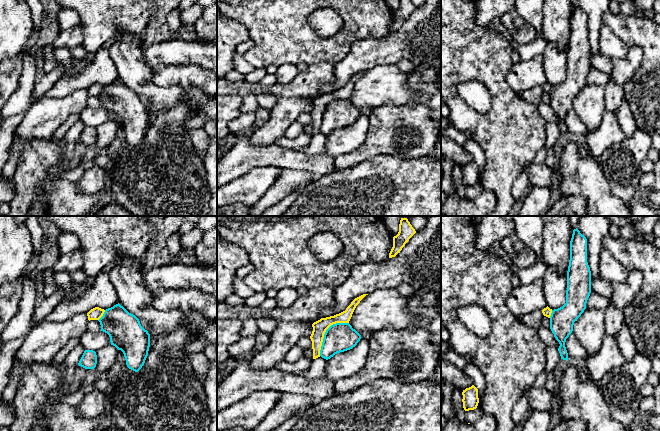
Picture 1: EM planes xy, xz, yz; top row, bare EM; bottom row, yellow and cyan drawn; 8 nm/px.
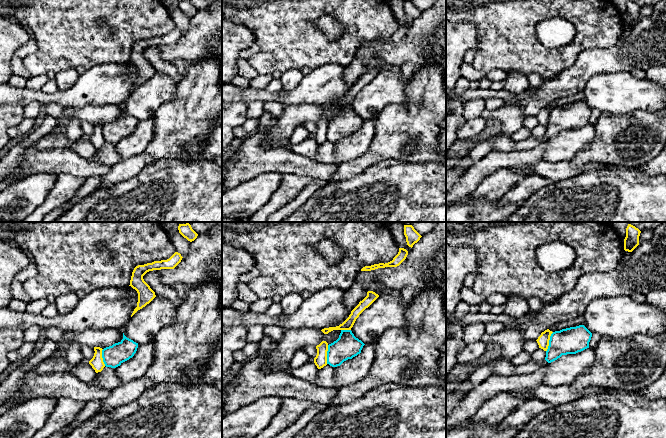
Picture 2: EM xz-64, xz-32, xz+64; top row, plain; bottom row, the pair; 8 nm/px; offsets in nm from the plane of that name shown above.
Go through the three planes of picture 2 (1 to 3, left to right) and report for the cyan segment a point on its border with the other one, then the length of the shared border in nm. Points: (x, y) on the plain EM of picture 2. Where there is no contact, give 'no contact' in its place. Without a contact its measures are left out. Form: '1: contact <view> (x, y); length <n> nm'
1: contact xz-64 (101, 133); length 140 nm
2: contact xz-32 (326, 130); length 150 nm
3: contact xz+64 (548, 118); length 170 nm

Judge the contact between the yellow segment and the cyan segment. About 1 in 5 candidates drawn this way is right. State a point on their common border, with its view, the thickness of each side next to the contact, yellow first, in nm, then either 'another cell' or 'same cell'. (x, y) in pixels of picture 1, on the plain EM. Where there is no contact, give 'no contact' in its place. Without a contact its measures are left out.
contact xz (325, 107); calibres 110 and 240 nm; another cell

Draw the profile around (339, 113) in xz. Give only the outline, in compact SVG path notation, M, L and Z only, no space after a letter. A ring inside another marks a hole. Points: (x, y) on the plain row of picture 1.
M336 99L325 108L320 132L326 136L335 130L352 125L360 117L361 111L349 99Z

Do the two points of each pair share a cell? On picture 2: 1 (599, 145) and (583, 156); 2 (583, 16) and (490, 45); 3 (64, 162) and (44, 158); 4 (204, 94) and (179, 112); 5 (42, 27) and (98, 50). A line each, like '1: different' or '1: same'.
1: same
2: same
3: same
4: same
5: same

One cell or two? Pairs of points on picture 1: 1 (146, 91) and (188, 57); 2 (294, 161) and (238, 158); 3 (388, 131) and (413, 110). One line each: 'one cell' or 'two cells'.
1: two cells
2: one cell
3: one cell

